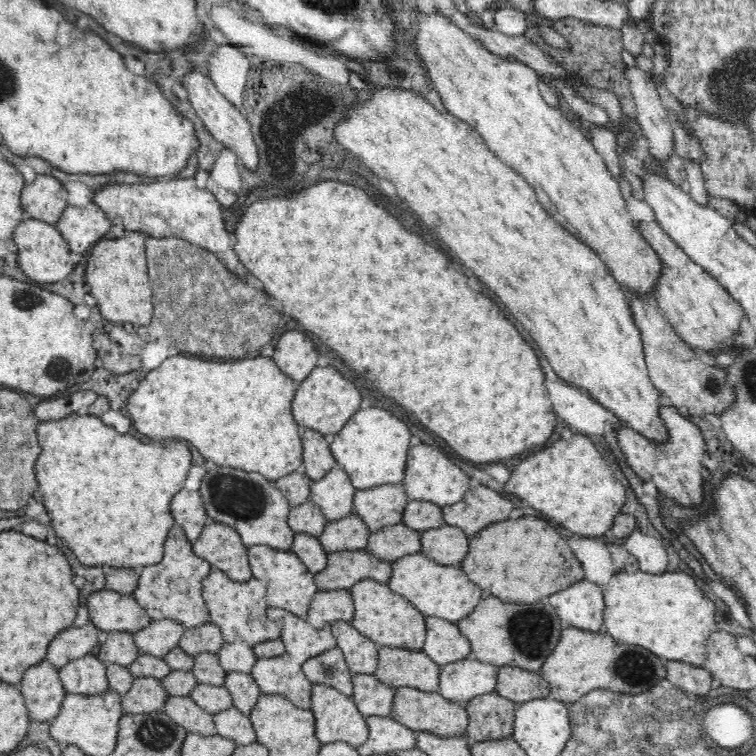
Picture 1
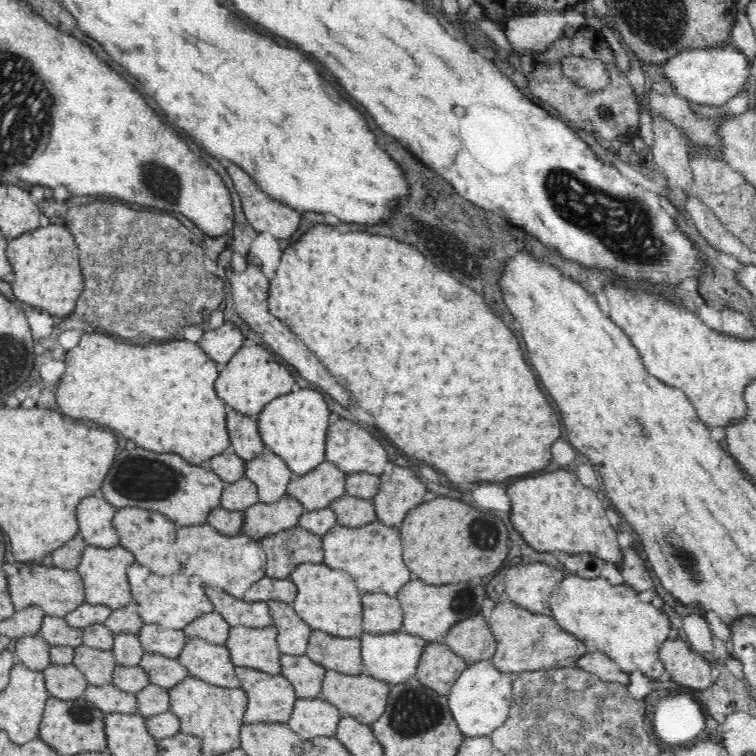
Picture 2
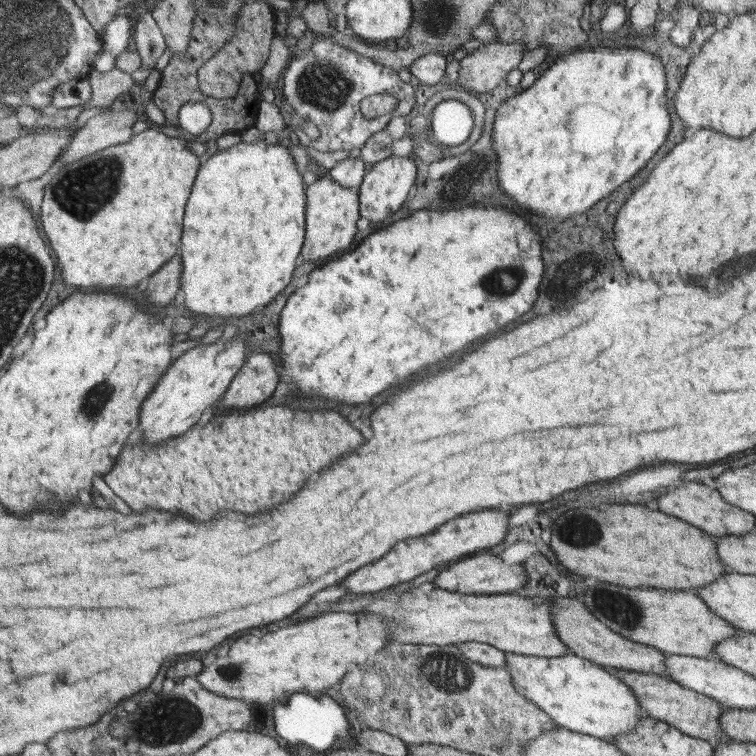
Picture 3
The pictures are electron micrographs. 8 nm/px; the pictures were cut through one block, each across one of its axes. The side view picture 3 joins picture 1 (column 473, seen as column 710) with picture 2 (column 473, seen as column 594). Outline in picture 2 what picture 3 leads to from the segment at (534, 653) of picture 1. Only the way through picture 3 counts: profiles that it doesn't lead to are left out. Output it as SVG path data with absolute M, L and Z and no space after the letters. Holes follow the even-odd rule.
M412 578L400 588L396 598L402 606L402 630L406 633L423 638L428 643L443 642L443 636L462 618L477 614L482 610L486 594L470 586L468 582L462 584L447 583L446 585L430 585L423 580Z

